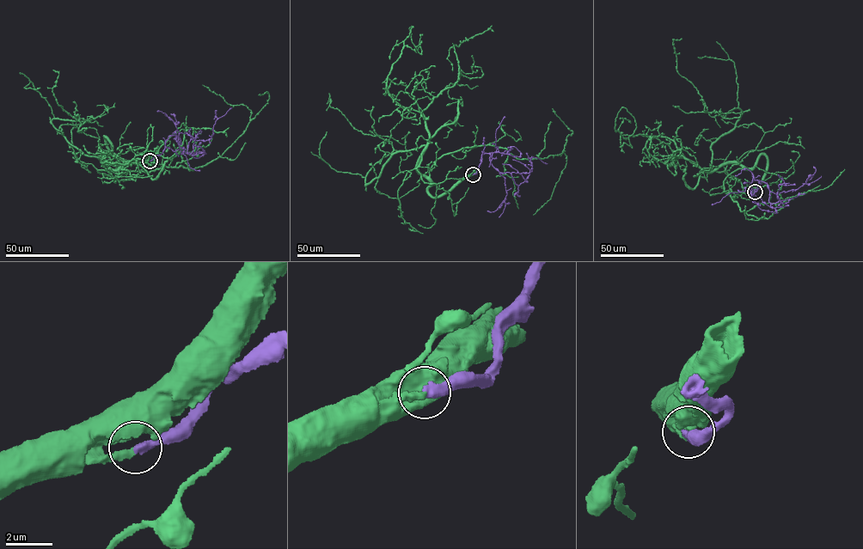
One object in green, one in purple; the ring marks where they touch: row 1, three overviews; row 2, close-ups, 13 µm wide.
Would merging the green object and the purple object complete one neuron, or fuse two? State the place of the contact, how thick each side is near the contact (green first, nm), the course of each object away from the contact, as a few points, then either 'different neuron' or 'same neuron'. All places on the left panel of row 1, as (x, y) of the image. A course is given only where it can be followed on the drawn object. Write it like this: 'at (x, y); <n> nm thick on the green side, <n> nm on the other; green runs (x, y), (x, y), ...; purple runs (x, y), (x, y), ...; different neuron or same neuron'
at (149, 161); 280 nm thick on the green side, 400 nm on the other; green runs (149, 161), (105, 137), (115, 170), (69, 142), (52, 119), (92, 116), (58, 105), (52, 70); purple runs (149, 161), (162, 153), (168, 137), (174, 135), (184, 152), (192, 139), (211, 138), (216, 121), (232, 107); different neuron

